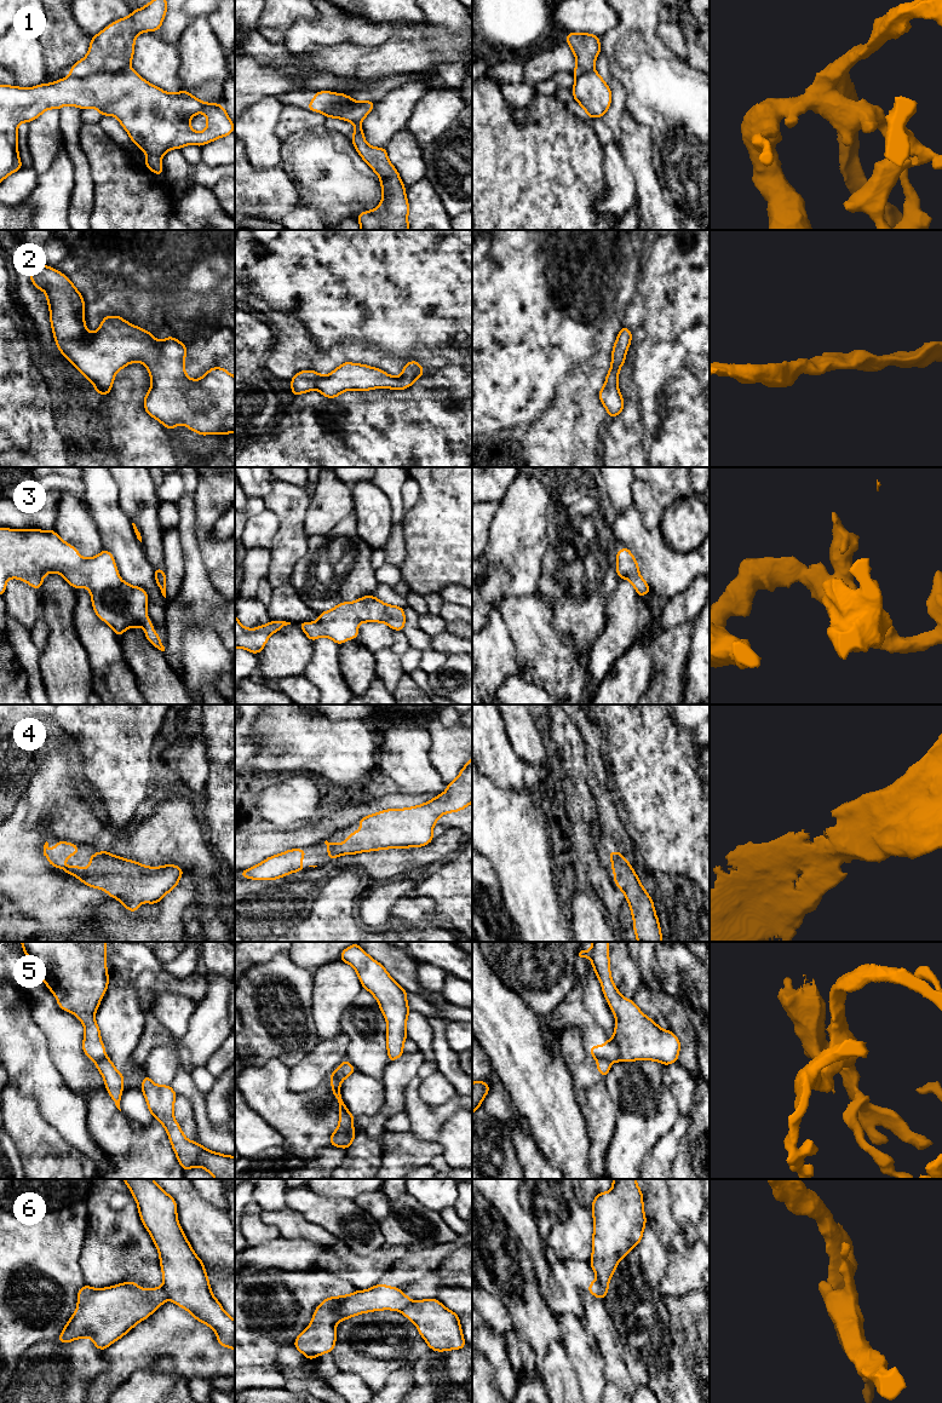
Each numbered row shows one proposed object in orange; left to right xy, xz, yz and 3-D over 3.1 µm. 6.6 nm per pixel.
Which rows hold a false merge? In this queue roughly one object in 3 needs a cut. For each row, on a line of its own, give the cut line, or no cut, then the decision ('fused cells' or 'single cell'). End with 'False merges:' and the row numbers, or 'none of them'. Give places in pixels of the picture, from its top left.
1: xy (128, 65), (113, 72), (96, 72), (81, 76), (72, 76) | fused cells
2: no cut | single cell
3: no cut | single cell
4: no cut | single cell
5: yz (597, 1058), (604, 1058), (610, 1063) | fused cells
6: yz (597, 1281), (603, 1297) | fused cells
False merges: 1, 5, 6

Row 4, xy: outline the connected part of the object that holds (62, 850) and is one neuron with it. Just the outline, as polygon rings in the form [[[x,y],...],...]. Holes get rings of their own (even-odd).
[[[58,841],[51,852],[48,843],[44,845],[44,856],[51,866],[76,876],[87,886],[104,890],[133,913],[139,909],[142,902],[159,903],[165,895],[174,890],[184,874],[183,869],[174,864],[154,868],[110,855],[108,851],[91,855],[88,868],[79,866],[61,868],[62,861],[65,863],[70,855],[77,853],[76,844]]]

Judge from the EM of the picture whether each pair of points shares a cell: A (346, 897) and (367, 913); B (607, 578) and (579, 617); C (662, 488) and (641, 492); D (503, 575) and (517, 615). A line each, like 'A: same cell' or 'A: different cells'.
A: different cells
B: same cell
C: different cells
D: different cells

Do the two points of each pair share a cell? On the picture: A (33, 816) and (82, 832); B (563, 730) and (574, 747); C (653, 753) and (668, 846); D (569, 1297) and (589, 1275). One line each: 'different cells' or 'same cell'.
A: same cell
B: same cell
C: same cell
D: same cell

